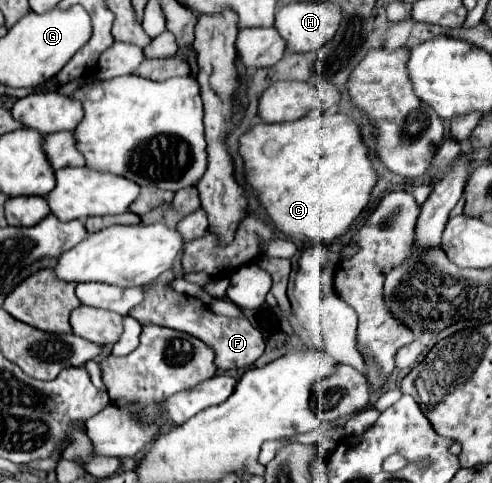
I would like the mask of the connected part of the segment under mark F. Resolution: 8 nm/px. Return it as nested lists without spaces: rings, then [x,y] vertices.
[[[165,272],[145,294],[145,300],[137,304],[129,314],[139,320],[141,326],[157,324],[167,326],[173,330],[189,332],[191,336],[197,336],[203,340],[209,348],[217,352],[217,370],[231,370],[231,368],[245,368],[251,366],[265,350],[263,334],[247,320],[247,318],[227,318],[221,314],[215,314],[211,308],[207,308],[201,300],[185,296],[175,292],[169,282],[173,280],[173,272]]]

